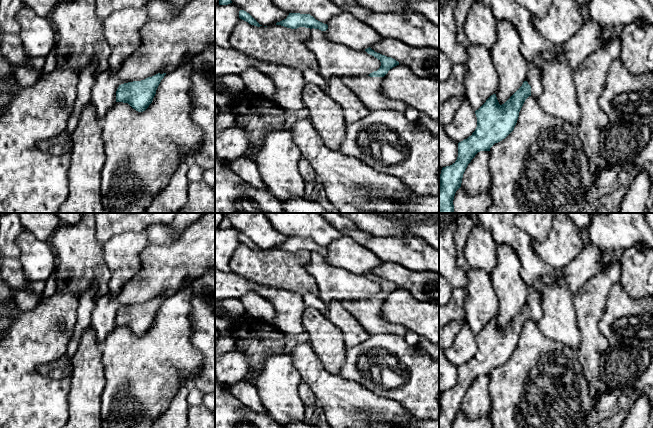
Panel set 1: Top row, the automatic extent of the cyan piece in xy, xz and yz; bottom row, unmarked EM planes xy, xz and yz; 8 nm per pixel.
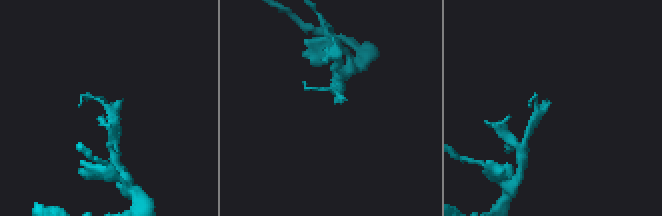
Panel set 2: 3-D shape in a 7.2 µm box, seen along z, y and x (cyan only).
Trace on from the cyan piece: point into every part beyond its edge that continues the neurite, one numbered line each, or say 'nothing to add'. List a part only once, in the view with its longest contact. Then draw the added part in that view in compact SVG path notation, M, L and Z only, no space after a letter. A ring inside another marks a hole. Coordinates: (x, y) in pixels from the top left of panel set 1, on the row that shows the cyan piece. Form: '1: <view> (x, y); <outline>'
1: xz (368, 89); M342 77L345 86L351 89L370 112L390 109L404 113L407 105L399 100L391 99L381 92L383 77Z

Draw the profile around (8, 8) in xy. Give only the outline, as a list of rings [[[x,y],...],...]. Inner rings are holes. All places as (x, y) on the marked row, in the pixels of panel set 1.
[[[0,0],[0,29],[2,35],[19,35],[20,25],[16,15],[26,4],[22,0]]]

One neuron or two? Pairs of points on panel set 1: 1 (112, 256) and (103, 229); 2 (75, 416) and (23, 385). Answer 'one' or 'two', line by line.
1: two
2: two

